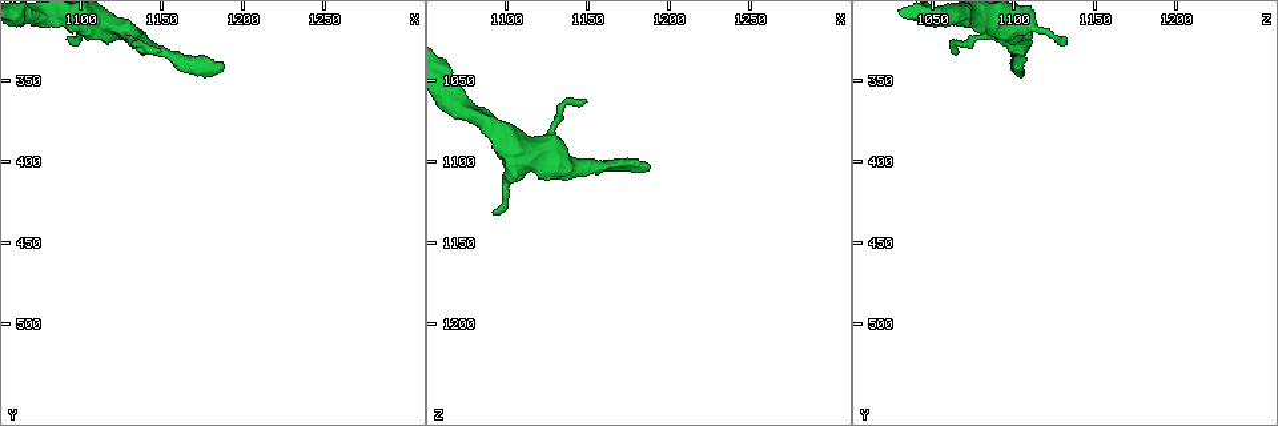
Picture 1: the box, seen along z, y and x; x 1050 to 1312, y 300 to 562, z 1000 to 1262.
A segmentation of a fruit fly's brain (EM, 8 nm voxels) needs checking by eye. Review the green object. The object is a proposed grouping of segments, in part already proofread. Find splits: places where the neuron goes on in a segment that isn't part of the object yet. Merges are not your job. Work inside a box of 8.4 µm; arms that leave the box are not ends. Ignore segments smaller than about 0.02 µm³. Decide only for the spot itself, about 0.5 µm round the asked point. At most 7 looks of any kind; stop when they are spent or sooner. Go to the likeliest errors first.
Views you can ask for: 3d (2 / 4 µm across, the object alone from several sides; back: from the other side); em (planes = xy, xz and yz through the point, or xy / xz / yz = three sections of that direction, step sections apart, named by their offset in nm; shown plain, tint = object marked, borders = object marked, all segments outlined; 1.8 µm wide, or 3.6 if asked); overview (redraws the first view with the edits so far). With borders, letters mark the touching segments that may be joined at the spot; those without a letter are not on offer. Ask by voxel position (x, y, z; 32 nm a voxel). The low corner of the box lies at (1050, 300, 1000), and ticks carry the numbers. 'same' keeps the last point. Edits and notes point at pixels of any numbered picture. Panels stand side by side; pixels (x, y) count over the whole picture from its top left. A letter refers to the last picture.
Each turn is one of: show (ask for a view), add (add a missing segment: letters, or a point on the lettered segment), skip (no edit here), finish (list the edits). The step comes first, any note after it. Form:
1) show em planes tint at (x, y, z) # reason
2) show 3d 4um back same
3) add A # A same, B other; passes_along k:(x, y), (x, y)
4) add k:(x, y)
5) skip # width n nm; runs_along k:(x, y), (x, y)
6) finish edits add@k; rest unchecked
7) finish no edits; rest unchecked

show em planes borders at (1188, 338, 1102) # an open end

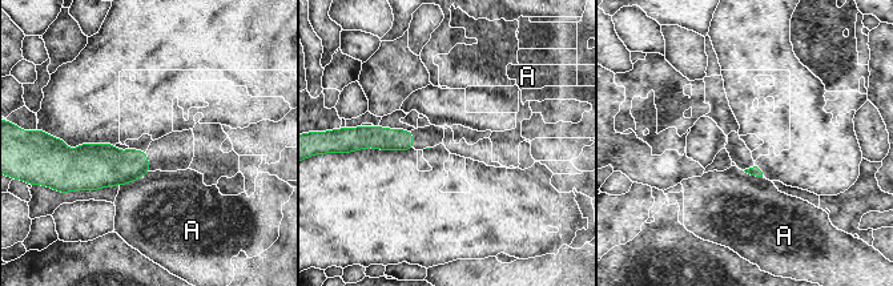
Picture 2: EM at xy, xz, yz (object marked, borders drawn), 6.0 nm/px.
skip # A other; none of them fits

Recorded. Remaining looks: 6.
show 3d 4um at (1092, 324, 1130) # tapers out

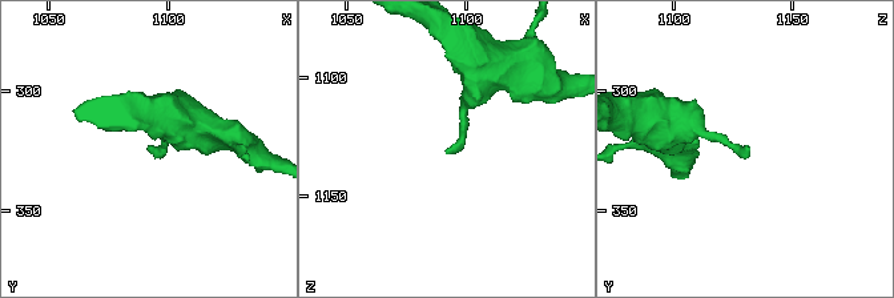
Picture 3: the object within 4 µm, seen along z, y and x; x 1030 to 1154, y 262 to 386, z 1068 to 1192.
show em 3.6um xz step 16 borders at (1092, 322, 1132)

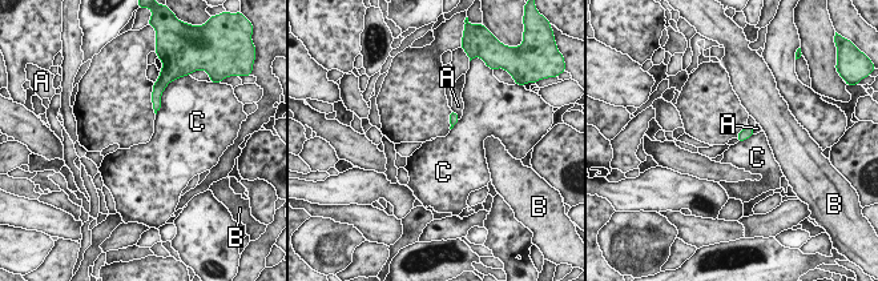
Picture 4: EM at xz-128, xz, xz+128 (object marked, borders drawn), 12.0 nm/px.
skip # A other, B other, C other; border 4:(753, 135), (738, 141); none of them fits

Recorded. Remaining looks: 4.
show em planes borders at (1148, 332, 1060)

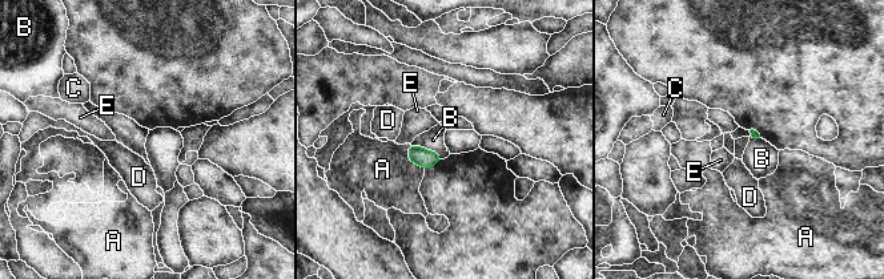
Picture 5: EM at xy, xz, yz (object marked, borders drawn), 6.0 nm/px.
skip # A other, B other, C other, D other, E other; no lettered segment goes on from it

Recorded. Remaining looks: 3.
finish no edits; rest unchecked

